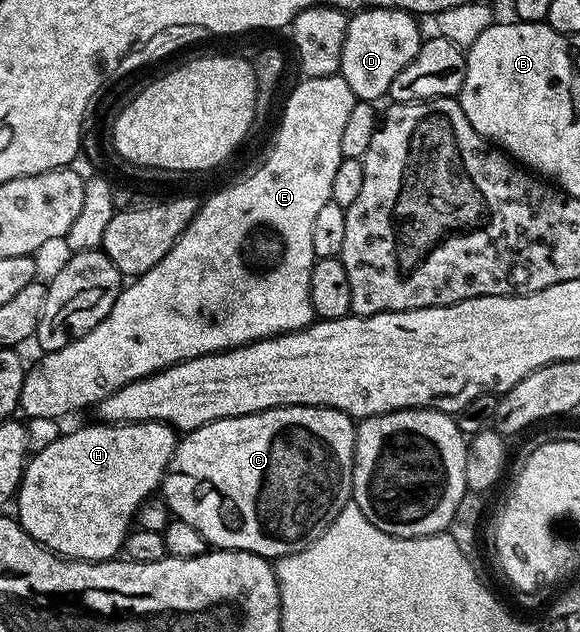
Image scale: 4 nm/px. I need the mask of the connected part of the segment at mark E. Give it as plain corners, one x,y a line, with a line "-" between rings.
341,74
312,76
290,92
274,145
266,161
251,176
231,188
222,188
210,196
194,213
194,220
168,250
159,264
127,283
116,298
112,310
80,340
74,340
55,352
47,352
24,378
21,411
29,418
58,420
81,408
93,409
108,394
116,394
124,385
192,358
229,348
242,348
256,340
298,332
315,323
310,283
315,255
312,250
312,226
318,212
331,203
332,182
343,162
340,138
356,103
356,97

